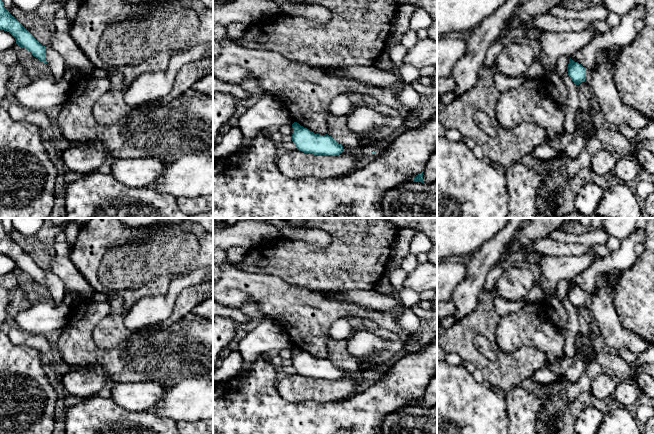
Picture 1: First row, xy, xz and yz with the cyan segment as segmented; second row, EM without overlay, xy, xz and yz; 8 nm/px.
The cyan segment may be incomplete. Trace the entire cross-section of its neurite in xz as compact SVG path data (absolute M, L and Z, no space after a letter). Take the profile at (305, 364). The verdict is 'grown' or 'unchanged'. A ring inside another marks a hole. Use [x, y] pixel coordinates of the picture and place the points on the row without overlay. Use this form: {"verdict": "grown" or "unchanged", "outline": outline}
{"verdict": "unchanged", "outline": "M299 347L292 348L292 365L297 374L314 379L339 379L343 376L343 370L337 367L328 358L315 358Z"}

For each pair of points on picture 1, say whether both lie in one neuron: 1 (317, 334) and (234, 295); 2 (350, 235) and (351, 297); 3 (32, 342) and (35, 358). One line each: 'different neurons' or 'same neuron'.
1: same neuron
2: different neurons
3: different neurons

